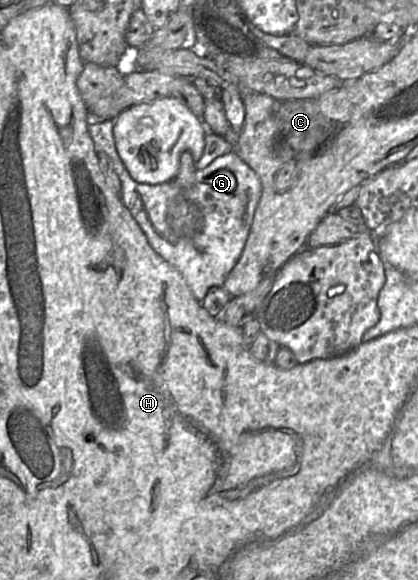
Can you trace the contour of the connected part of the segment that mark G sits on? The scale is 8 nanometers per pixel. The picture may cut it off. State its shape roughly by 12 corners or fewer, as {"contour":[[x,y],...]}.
{"contour":[[114,120],[89,121],[120,198],[201,303],[243,251],[262,195],[233,149],[180,186],[137,182]]}

